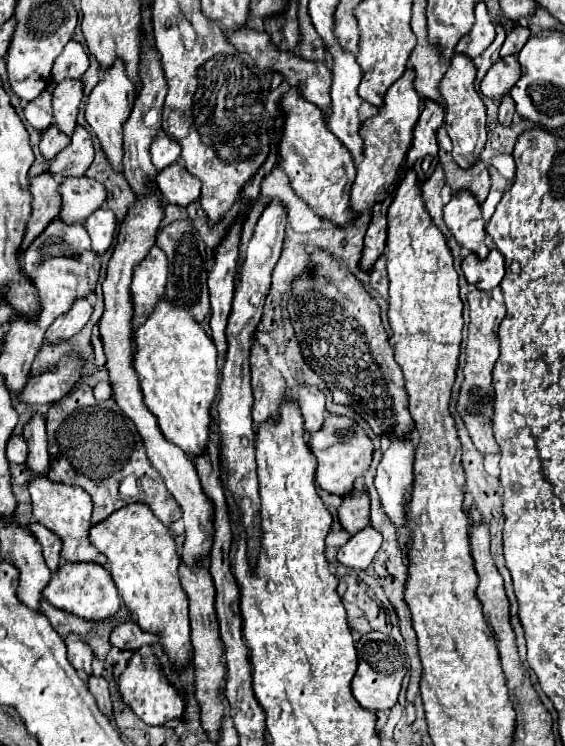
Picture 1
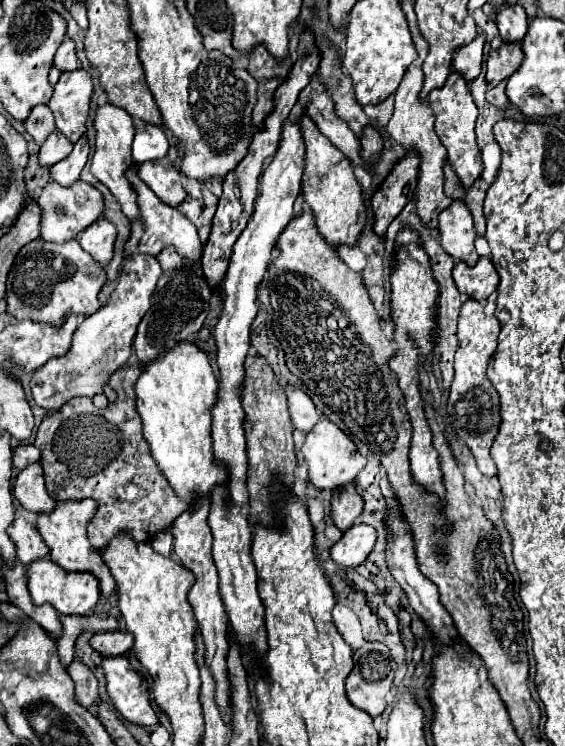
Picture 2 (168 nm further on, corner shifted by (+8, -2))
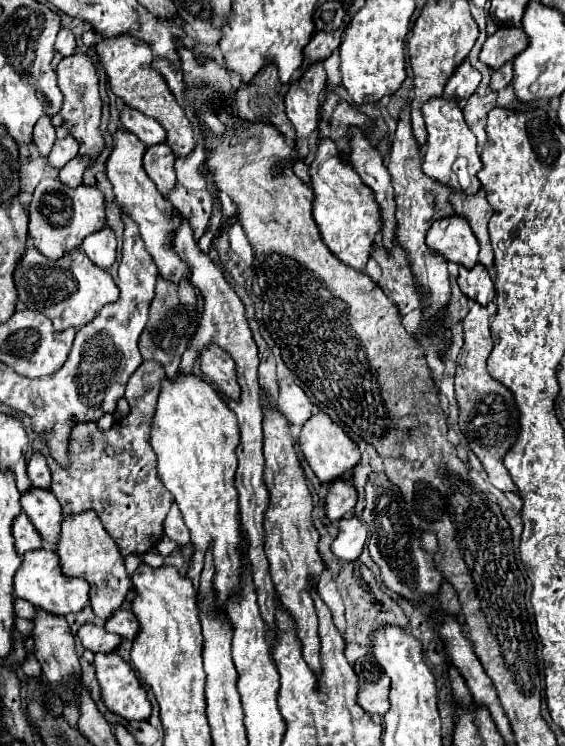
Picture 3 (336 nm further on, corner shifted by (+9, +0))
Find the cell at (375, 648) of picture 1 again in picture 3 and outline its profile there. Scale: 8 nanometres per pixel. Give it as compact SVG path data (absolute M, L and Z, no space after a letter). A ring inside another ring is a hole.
M361 658L355 662L355 674L359 676L359 692L357 702L367 714L383 716L389 708L389 680L383 668L373 658Z

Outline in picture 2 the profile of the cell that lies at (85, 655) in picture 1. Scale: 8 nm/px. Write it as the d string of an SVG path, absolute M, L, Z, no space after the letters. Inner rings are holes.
M74 660L68 666L68 674L72 676L72 680L76 684L76 702L96 716L96 702L98 702L98 680L96 680L96 676L88 670L88 666L84 666L78 660Z

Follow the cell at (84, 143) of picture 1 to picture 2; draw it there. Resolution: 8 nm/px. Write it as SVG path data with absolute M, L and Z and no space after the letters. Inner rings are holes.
M82 136L76 144L74 144L74 150L70 152L68 158L60 160L56 166L50 168L50 178L62 186L70 186L74 184L78 178L80 178L80 172L88 160L88 152L90 152L90 146L88 146L88 140L86 136Z

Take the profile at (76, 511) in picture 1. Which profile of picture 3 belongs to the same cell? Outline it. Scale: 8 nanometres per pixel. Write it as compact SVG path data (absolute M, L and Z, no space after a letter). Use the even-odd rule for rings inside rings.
M95 510L63 516L57 556L61 560L61 568L67 576L83 578L89 582L89 586L91 586L89 604L91 604L95 616L101 620L105 620L111 612L115 612L115 608L121 606L127 592L131 590L131 580L123 566L123 556L119 554L119 548L111 540L111 536L105 532Z

